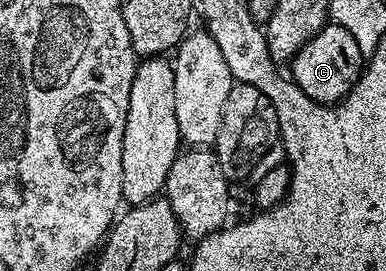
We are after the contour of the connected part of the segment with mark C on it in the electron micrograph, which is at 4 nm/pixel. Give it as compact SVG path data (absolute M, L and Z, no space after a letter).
M326 24L319 33L311 36L303 48L299 48L297 55L291 60L291 77L311 100L332 104L351 92L351 88L357 83L363 69L363 52L359 44L355 44L355 36L347 32L347 28Z

